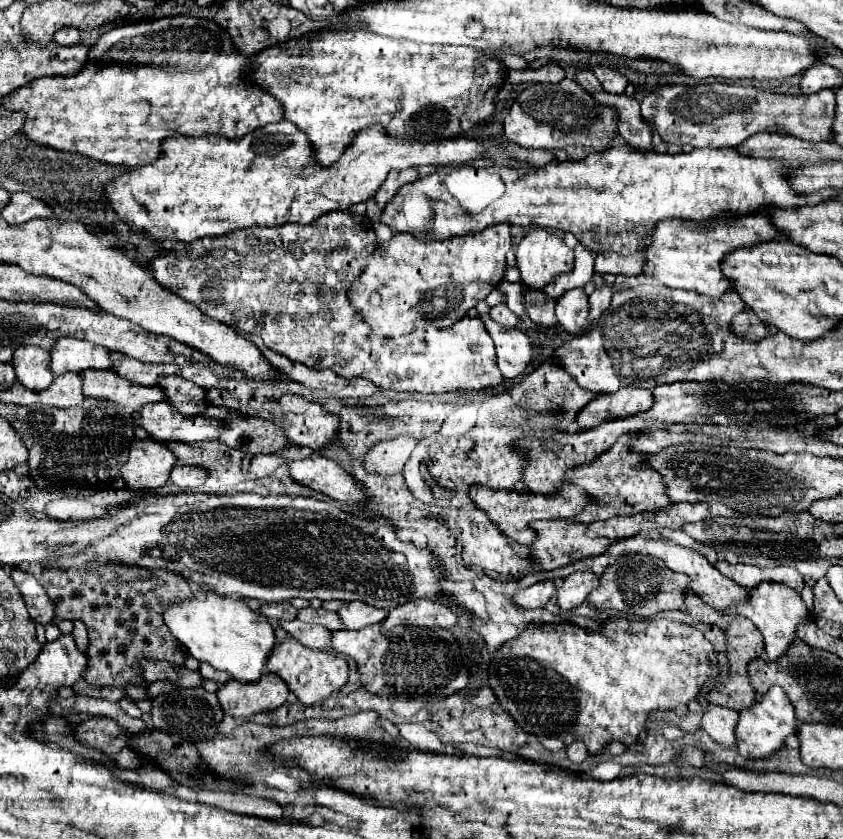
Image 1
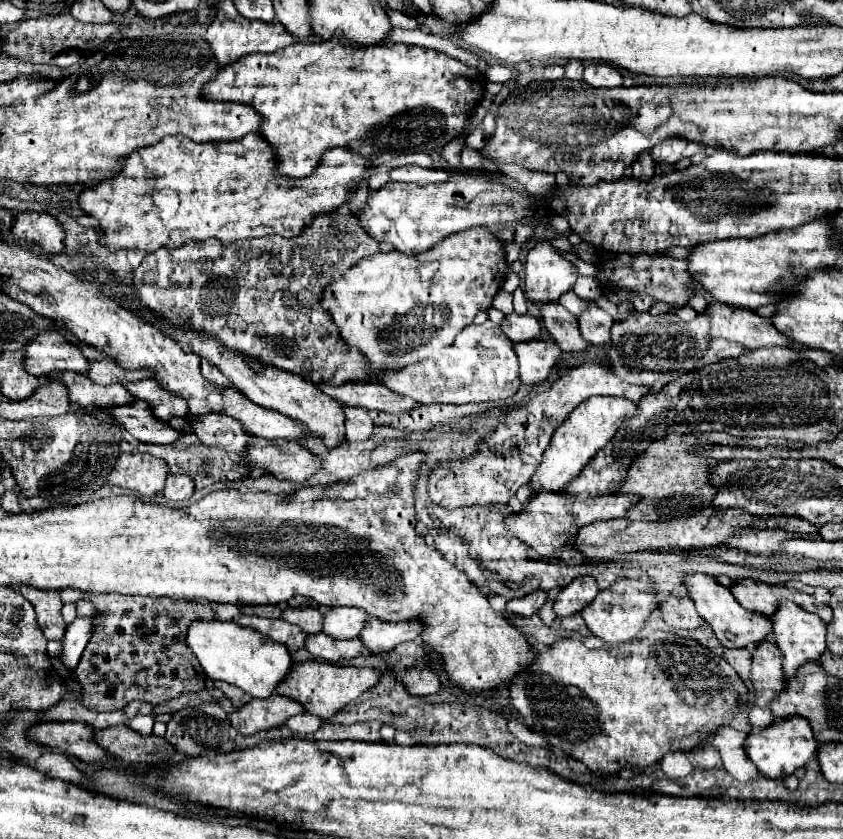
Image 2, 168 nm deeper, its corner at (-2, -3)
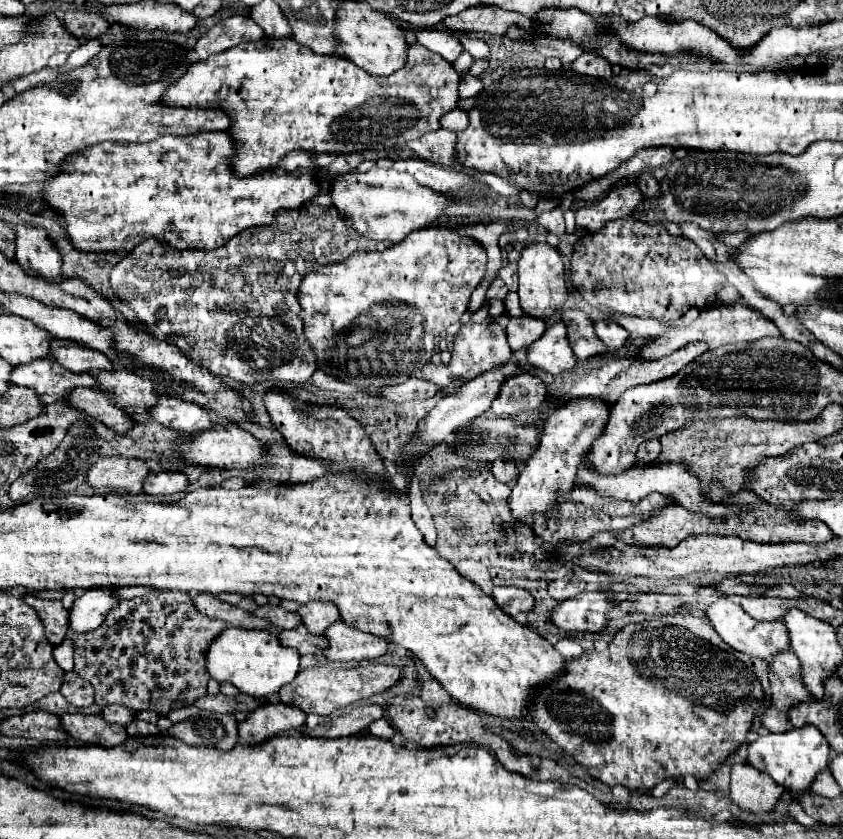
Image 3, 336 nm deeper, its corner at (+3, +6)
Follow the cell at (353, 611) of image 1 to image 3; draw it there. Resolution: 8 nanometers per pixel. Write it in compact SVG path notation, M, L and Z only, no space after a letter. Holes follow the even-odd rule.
M312 601L306 603L298 609L298 613L304 619L304 625L308 627L308 631L312 635L322 635L322 631L326 631L326 627L330 627L334 621L340 619L340 611L334 603L326 603L326 601Z

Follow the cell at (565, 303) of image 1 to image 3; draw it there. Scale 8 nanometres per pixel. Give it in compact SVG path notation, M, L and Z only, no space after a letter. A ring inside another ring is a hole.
M596 321L596 323L594 323L594 333L600 337L600 341L602 341L608 349L622 347L624 341L628 339L628 331L622 329L616 321L612 321L612 323L608 323L608 321Z

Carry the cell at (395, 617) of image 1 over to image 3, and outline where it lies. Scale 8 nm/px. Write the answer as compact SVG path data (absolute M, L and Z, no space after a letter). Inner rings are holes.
M342 619L332 623L324 637L328 639L328 649L324 655L330 661L360 661L360 659L374 659L382 657L388 651L388 641L364 631L358 631L356 627L350 627Z

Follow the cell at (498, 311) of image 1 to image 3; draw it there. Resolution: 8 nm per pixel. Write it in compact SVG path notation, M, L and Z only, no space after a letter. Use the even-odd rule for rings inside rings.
M530 315L510 317L506 335L508 335L508 343L514 349L514 353L530 347L532 341L536 341L544 333L544 325L546 325L544 319L530 319Z

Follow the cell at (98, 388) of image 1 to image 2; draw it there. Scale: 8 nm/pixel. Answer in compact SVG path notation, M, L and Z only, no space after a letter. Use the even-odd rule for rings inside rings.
M55 372L49 376L49 380L61 382L67 392L69 392L69 400L73 404L79 406L115 406L119 404L119 394L113 394L115 388L119 386L99 386L91 380L87 380L85 374L77 374L77 372Z

